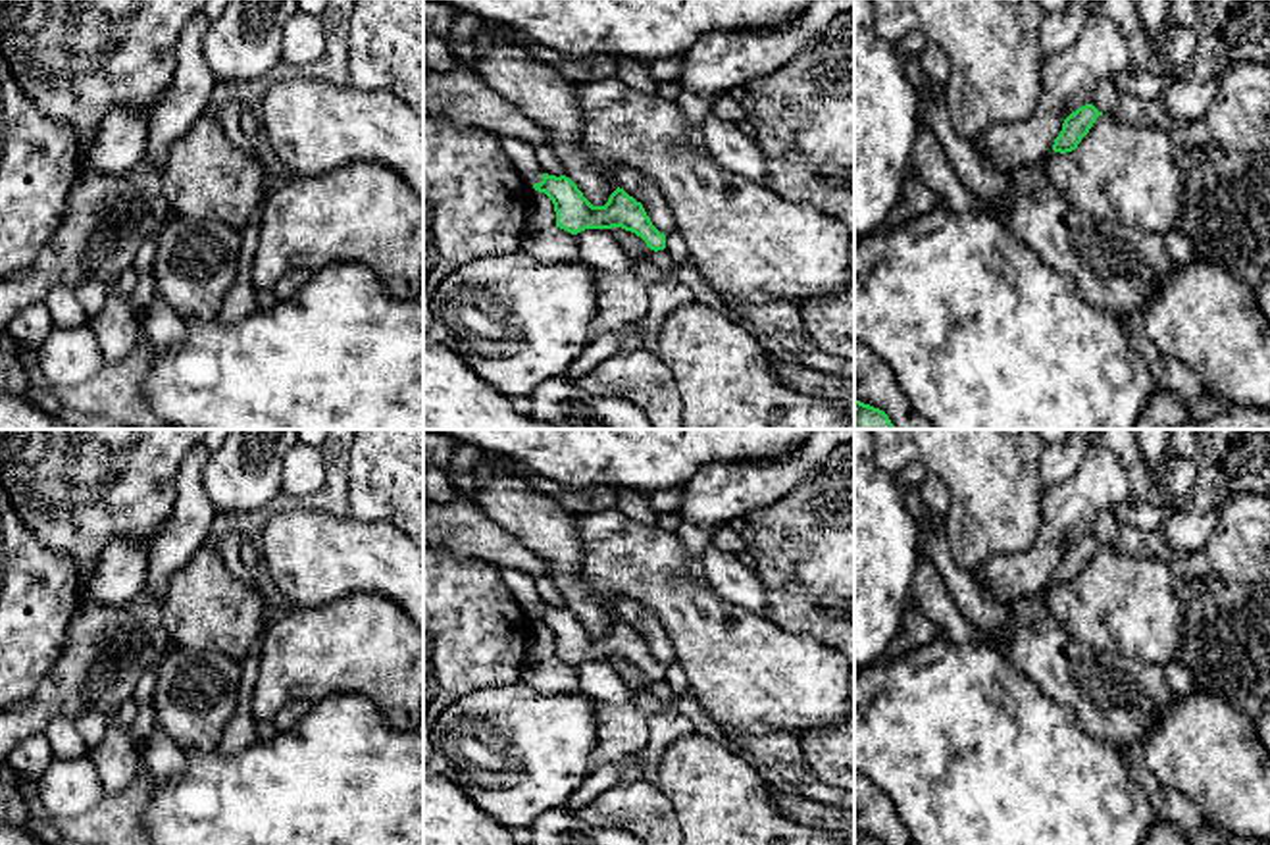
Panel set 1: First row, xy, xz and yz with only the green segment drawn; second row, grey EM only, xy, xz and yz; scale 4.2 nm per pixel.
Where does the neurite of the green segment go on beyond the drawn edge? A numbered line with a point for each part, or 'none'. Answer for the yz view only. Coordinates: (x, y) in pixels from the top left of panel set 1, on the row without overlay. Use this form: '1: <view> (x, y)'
none

